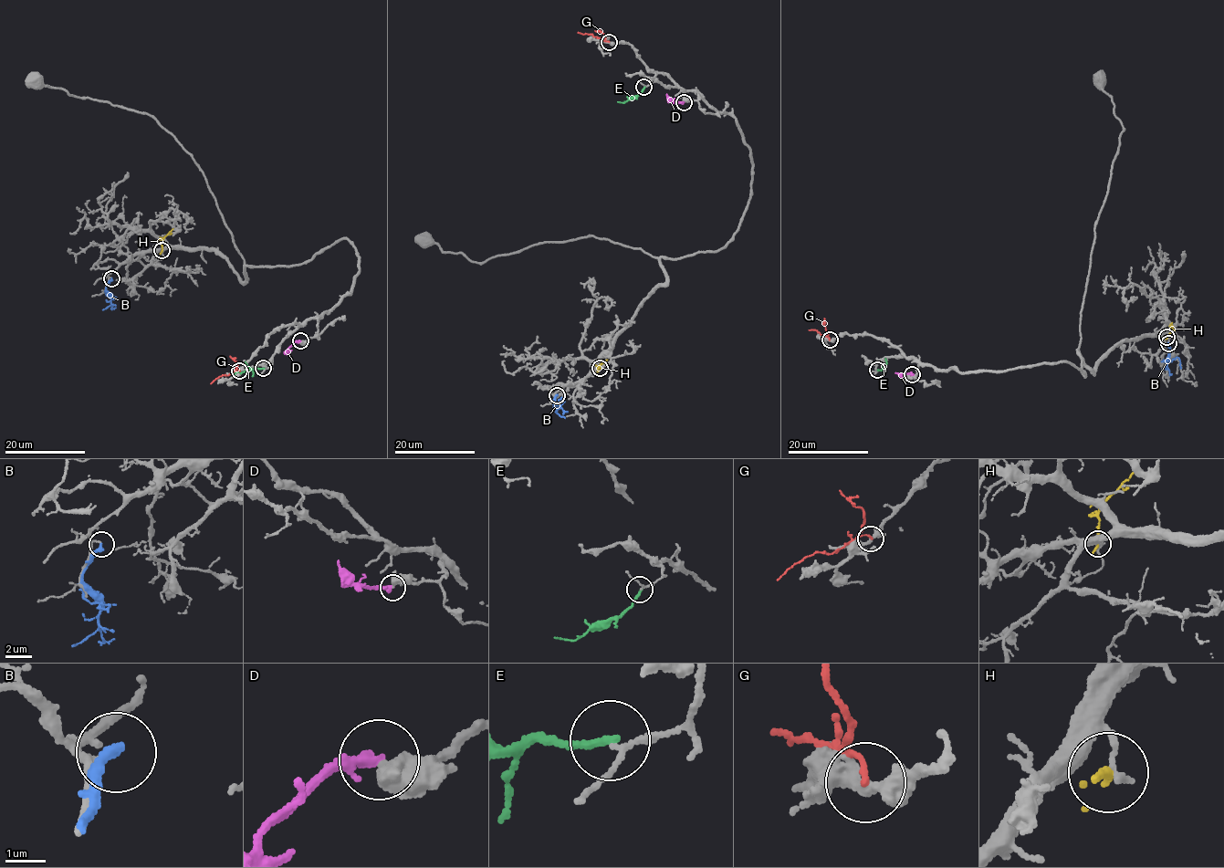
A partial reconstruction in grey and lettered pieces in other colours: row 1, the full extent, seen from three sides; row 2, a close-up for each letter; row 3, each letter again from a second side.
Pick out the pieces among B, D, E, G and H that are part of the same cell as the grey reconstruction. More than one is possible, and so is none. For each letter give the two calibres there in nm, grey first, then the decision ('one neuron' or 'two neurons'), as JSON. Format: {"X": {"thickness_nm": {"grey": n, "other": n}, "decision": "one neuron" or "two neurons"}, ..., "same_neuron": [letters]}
{"B": {"thickness_nm": {"grey": 100, "other": 280}, "decision": "two neurons"}, "D": {"thickness_nm": {"grey": 500, "other": 320}, "decision": "two neurons"}, "E": {"thickness_nm": {"grey": 110, "other": 200}, "decision": "two neurons"}, "G": {"thickness_nm": {"grey": 260, "other": 120}, "decision": "two neurons"}, "H": {"thickness_nm": {"grey": 160, "other": 220}, "decision": "two neurons"}, "same_neuron": []}

